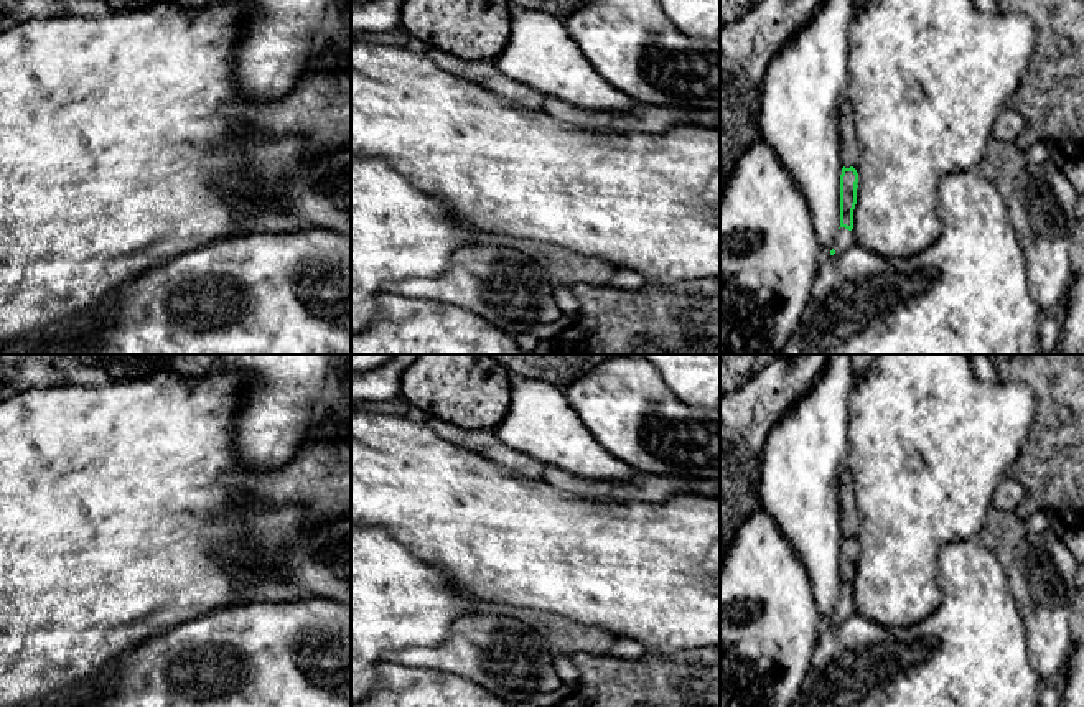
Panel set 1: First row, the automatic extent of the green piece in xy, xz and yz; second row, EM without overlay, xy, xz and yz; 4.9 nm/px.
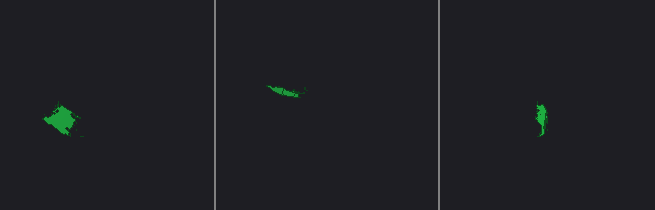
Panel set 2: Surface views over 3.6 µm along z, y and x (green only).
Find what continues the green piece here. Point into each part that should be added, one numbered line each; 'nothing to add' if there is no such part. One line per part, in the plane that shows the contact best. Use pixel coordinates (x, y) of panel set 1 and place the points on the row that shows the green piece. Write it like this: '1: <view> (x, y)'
1: yz (845, 239)

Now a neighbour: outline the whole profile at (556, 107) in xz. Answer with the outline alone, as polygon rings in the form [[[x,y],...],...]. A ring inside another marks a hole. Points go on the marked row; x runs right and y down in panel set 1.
[[[544,96],[542,110],[555,119],[572,122],[588,130],[610,133],[654,132],[662,133],[677,125],[697,125],[720,129],[720,109],[694,110],[669,105],[649,105],[638,102],[629,112],[596,112],[565,104],[552,96]]]

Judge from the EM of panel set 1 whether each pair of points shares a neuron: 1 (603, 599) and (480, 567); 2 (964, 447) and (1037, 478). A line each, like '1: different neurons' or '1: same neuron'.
1: same neuron
2: different neurons

